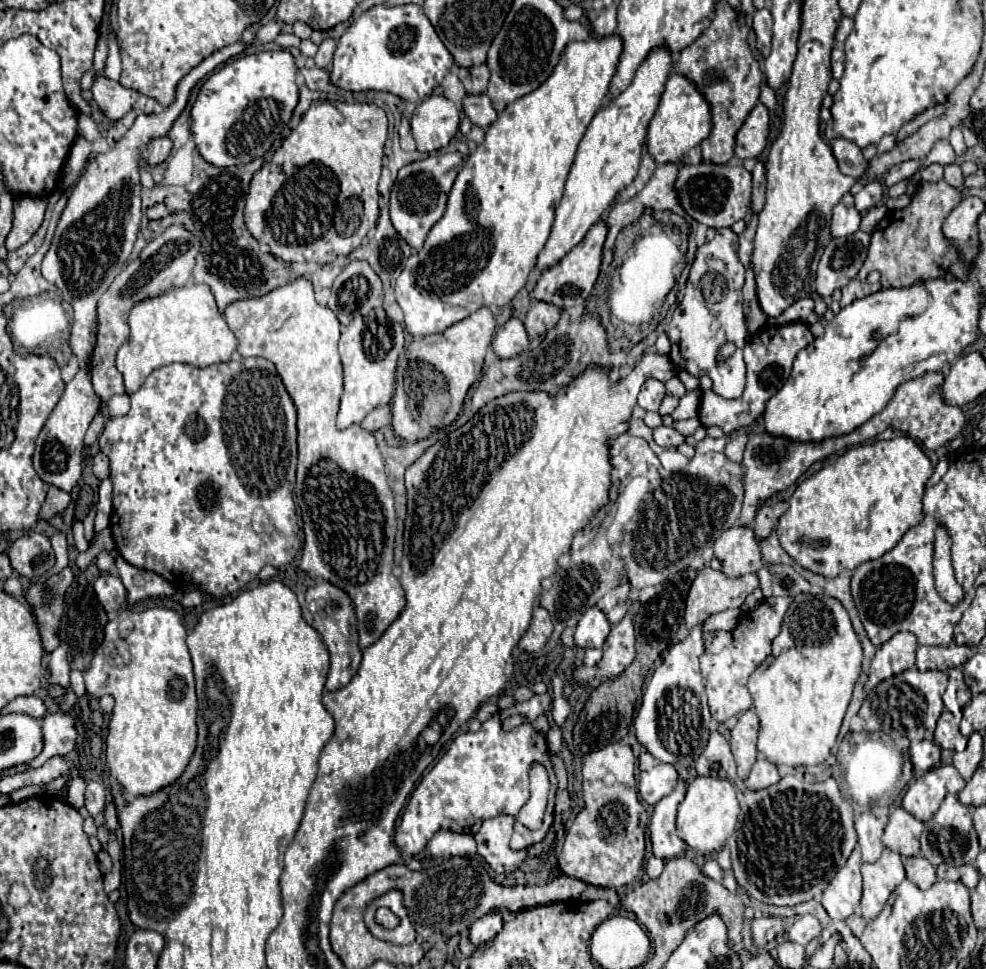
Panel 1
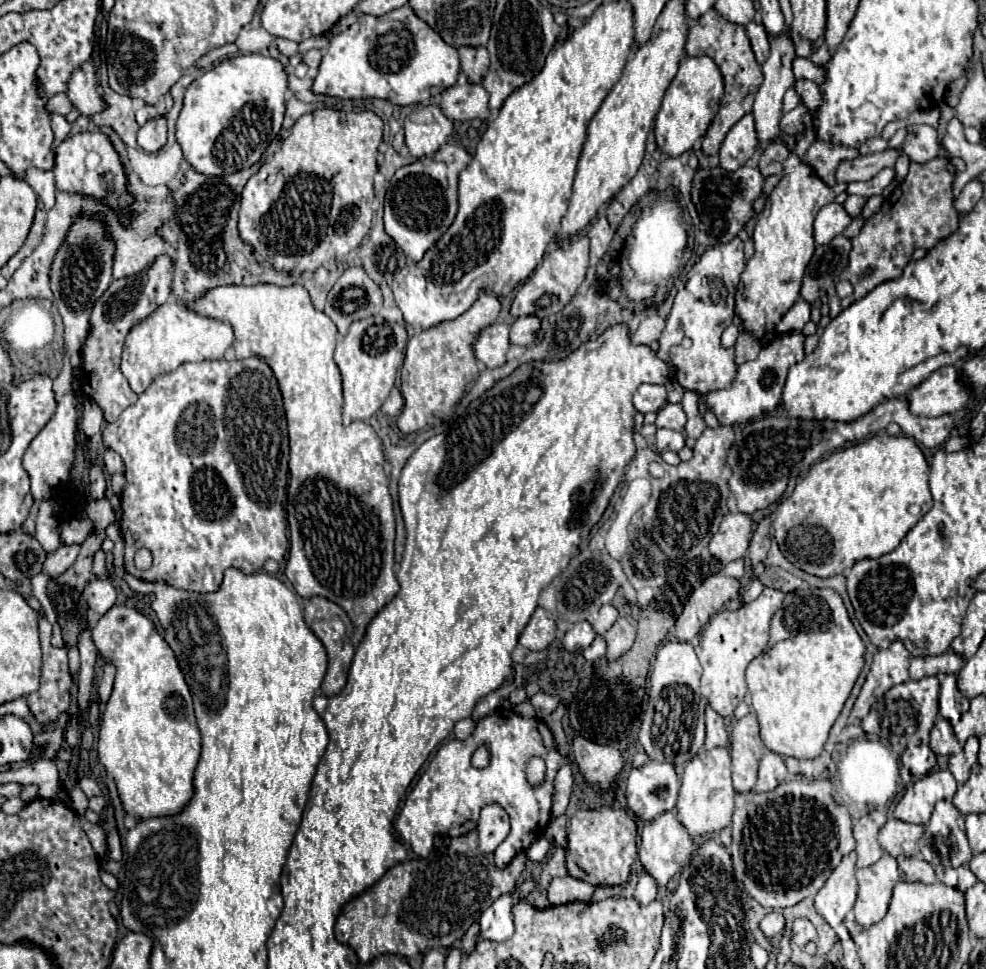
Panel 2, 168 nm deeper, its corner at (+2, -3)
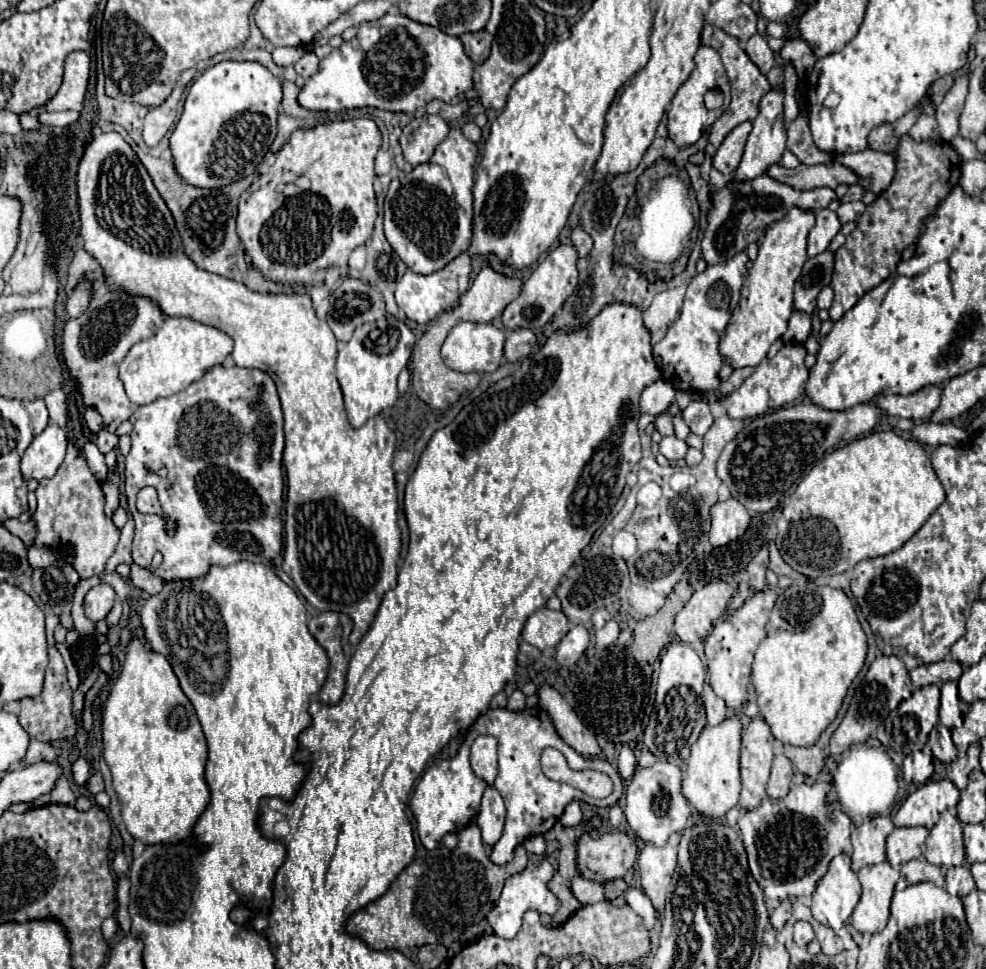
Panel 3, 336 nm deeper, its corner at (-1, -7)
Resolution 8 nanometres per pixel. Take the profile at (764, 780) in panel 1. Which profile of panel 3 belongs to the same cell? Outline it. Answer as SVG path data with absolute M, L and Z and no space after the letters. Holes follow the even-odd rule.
M785 754L775 756L773 768L771 768L771 778L767 784L767 794L771 798L785 798L789 792L793 780L793 764Z

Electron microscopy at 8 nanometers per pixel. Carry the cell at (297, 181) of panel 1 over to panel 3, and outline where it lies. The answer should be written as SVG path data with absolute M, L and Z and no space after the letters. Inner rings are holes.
M357 118L357 120L341 120L341 122L331 122L331 124L319 124L315 128L299 128L291 134L291 138L285 142L285 146L279 150L275 164L269 168L267 174L259 176L257 182L241 194L239 198L239 214L237 214L237 234L245 246L245 252L251 256L253 266L267 278L273 282L281 282L281 284L295 284L295 282L315 282L317 280L317 272L331 268L331 266L347 266L347 258L351 254L351 250L355 250L357 246L365 244L371 234L373 234L373 222L377 218L377 200L375 200L375 192L373 192L373 182L375 182L375 170L373 170L373 162L375 162L375 154L381 146L381 132L377 128L377 124L369 118Z

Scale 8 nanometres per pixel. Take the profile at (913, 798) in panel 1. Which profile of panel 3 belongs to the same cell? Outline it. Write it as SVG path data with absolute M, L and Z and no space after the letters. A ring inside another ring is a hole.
M951 780L927 782L919 786L907 800L901 804L893 816L895 826L923 826L933 828L937 816L945 810L955 810L959 802L959 790Z

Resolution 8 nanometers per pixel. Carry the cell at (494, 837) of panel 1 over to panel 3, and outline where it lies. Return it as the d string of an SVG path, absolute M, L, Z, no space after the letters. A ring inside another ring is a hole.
M487 786L483 792L483 798L481 798L479 814L477 814L477 826L481 828L483 842L493 846L501 838L503 824L505 824L503 798L493 786Z

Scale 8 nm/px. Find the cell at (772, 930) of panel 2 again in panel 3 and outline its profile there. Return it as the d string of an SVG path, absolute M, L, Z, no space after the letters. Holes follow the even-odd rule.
M783 900L781 906L775 908L775 910L771 912L771 924L773 924L775 928L783 928L785 922L791 918L791 914L793 914L791 902L789 902L789 900Z

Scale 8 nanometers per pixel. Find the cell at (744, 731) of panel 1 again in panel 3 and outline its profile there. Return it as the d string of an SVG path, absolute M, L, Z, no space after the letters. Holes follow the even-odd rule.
M757 716L743 730L741 748L741 798L739 806L743 810L759 808L761 800L767 798L767 780L773 762L773 734L767 722Z

